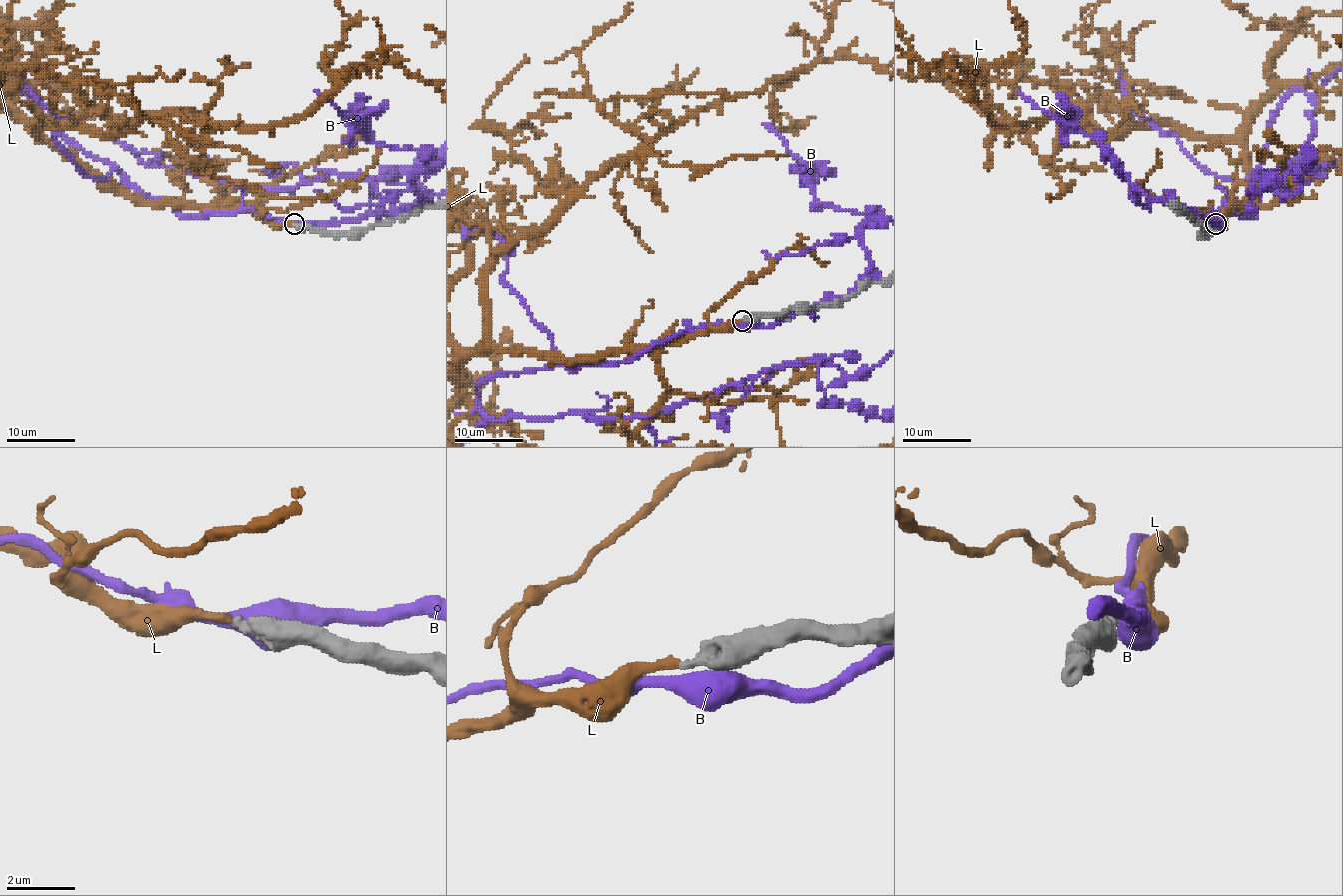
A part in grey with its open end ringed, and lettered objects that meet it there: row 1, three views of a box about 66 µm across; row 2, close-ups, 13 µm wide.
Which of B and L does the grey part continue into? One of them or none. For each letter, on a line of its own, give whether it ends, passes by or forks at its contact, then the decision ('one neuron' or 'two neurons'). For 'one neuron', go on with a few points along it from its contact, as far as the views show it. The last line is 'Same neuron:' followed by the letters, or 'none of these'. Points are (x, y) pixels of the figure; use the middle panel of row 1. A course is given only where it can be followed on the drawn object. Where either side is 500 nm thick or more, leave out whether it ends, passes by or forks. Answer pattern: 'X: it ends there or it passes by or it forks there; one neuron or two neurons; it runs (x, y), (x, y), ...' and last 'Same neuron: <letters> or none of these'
B: two neurons
L: it ends there; one neuron
Same neuron: L

